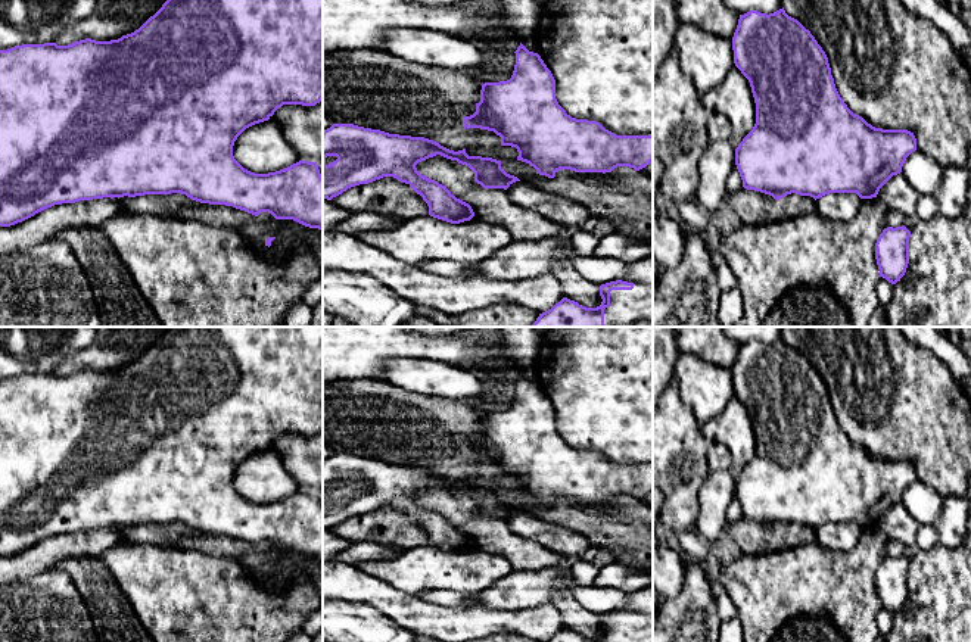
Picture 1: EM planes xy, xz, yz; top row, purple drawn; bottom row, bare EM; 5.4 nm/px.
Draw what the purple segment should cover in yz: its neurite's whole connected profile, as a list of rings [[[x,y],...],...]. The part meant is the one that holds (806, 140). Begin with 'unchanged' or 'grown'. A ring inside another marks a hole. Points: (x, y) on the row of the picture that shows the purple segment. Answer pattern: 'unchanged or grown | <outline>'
unchanged | [[[784,7],[769,15],[757,10],[740,15],[732,50],[734,63],[749,80],[756,103],[756,124],[735,149],[735,165],[744,188],[775,200],[791,193],[815,200],[830,193],[856,193],[860,199],[872,199],[893,175],[902,172],[906,158],[916,150],[914,133],[875,128],[847,107],[835,88],[825,52]]]

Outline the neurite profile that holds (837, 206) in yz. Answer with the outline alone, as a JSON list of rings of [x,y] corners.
[[[830,193],[815,200],[816,214],[831,221],[853,219],[862,205],[856,193]]]

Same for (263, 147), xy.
[[[274,121],[246,128],[234,141],[233,156],[245,169],[255,174],[276,172],[301,160]]]

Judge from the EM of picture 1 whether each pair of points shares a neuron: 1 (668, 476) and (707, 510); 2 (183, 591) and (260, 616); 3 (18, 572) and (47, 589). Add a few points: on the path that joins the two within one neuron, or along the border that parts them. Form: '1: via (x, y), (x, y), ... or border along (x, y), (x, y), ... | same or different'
1: border along (709, 471), (699, 492), (699, 517), (693, 527) | different
2: via (202, 602), (212, 611), (240, 611) | same
3: border along (55, 567), (15, 580) | different

